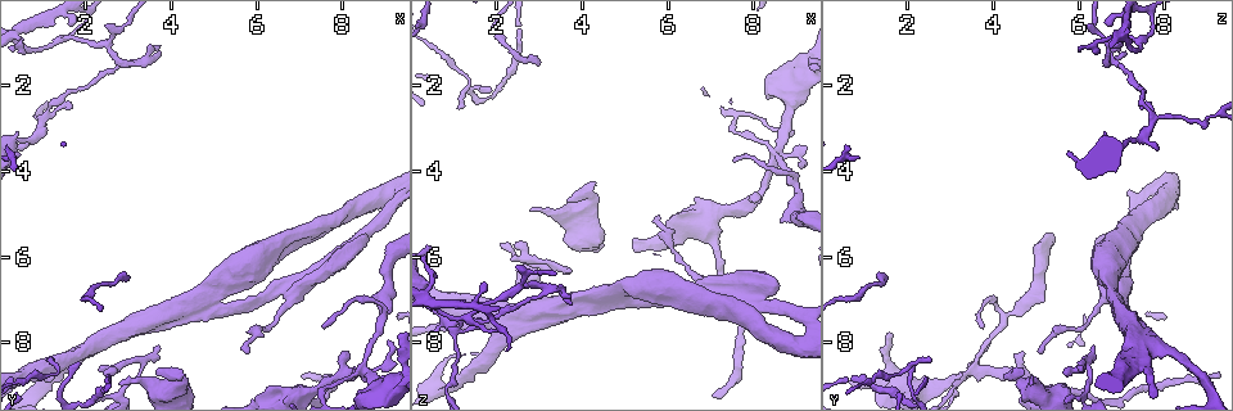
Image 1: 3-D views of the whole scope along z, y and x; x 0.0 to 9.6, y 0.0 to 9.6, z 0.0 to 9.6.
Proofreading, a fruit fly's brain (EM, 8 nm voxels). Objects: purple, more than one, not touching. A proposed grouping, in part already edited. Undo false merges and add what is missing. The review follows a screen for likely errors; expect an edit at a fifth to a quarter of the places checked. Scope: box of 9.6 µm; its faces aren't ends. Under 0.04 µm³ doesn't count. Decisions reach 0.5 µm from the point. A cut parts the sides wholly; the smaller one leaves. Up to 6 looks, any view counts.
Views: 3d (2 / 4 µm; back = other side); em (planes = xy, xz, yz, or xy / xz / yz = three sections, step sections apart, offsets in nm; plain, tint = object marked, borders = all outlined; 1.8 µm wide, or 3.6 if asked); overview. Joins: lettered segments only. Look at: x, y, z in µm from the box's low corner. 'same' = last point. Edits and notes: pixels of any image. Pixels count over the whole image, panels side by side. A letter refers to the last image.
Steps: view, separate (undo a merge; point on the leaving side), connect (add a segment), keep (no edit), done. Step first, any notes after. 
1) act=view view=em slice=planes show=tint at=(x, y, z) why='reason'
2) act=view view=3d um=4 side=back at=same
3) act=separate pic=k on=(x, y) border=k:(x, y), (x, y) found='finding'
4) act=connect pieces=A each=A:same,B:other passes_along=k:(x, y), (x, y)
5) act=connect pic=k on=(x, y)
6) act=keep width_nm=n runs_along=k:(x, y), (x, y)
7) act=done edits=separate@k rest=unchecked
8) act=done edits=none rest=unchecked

act=view view=em slice=planes show=borders at=(3.70, 8.65, 4.70) why='branch stops here'

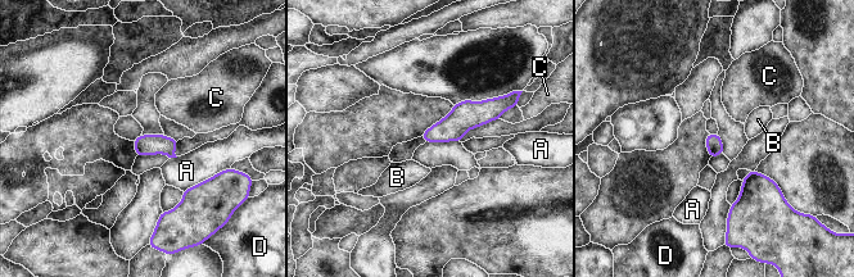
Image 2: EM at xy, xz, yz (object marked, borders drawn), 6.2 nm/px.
act=keep each=A:other,B:other,C:other,D:other border=2:(226, 168), (182, 191) found='no lettered segment goes on from it'

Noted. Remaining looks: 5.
act=view view=em slice=planes show=borders at=(1.00, 2.80, 7.75)

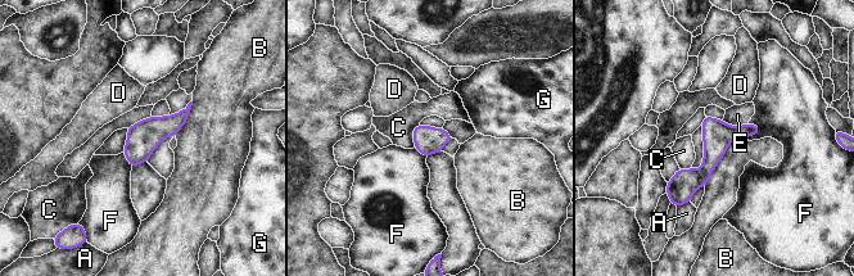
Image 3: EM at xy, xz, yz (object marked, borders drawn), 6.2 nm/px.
act=keep longest_contact=B:240nm each=A:other,B:other,C:other,D:other,E:other,F:other,G:other border=3:(757, 123), (759, 130), (746, 138) found='continuous, no second neuron'

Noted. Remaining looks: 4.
act=view view=em slice=planes show=borders at=(8.40, 8.55, 3.60) why='sharp bend'

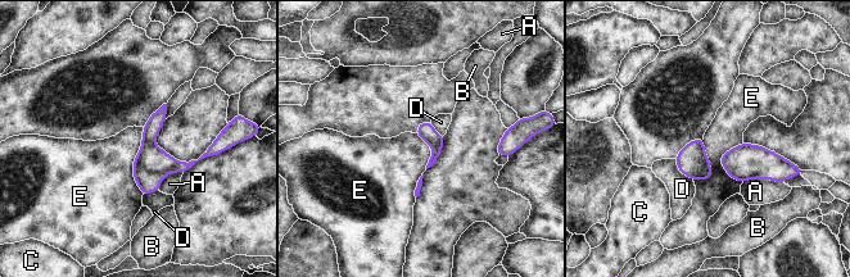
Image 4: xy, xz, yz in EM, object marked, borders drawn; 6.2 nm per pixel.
act=separate pic=4 on=(153, 158) each=A:other,B:other,C:other,D:other,E:other border=4:(138, 153), (150, 171), (177, 163) found='a second neuron is stuck on'

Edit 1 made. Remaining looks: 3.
act=done edits=separate@4 rest=unchecked

